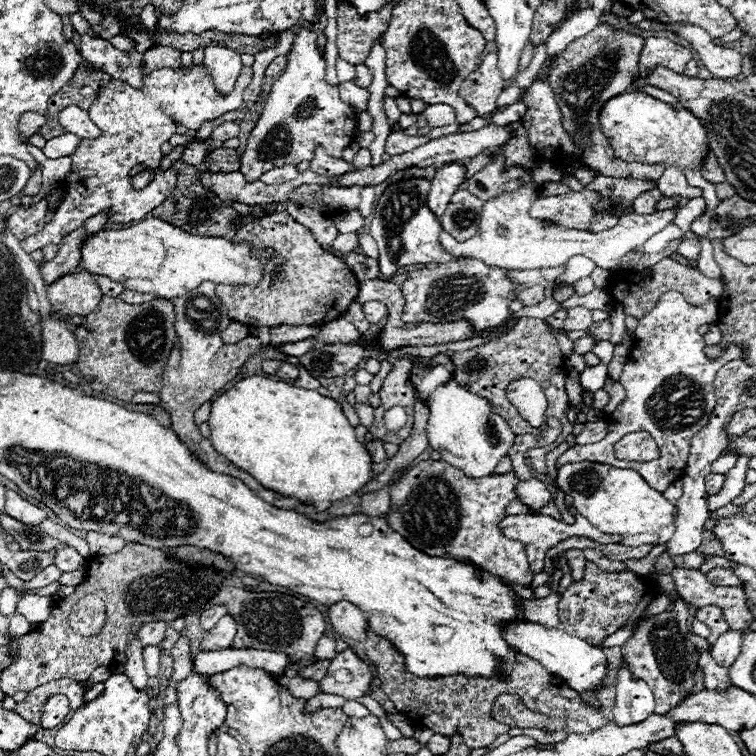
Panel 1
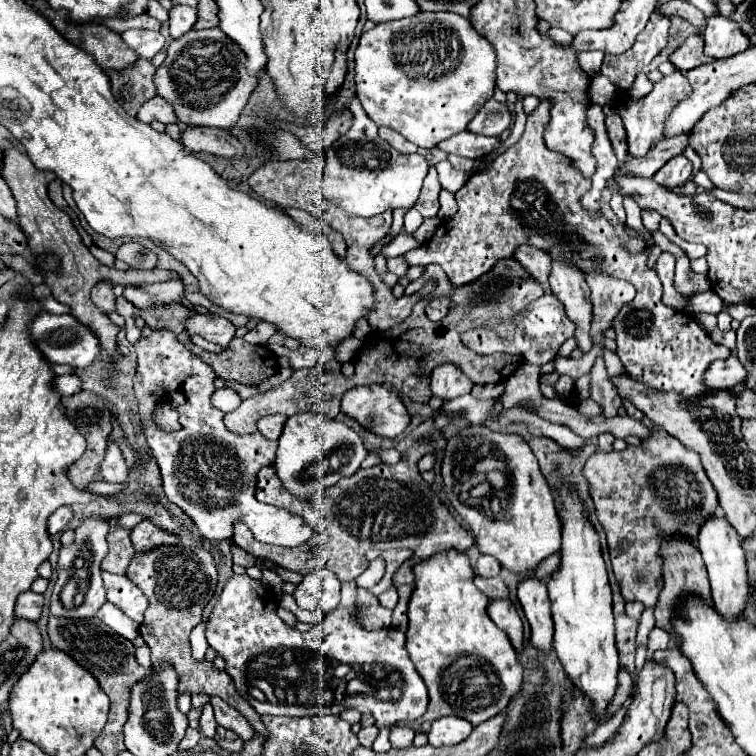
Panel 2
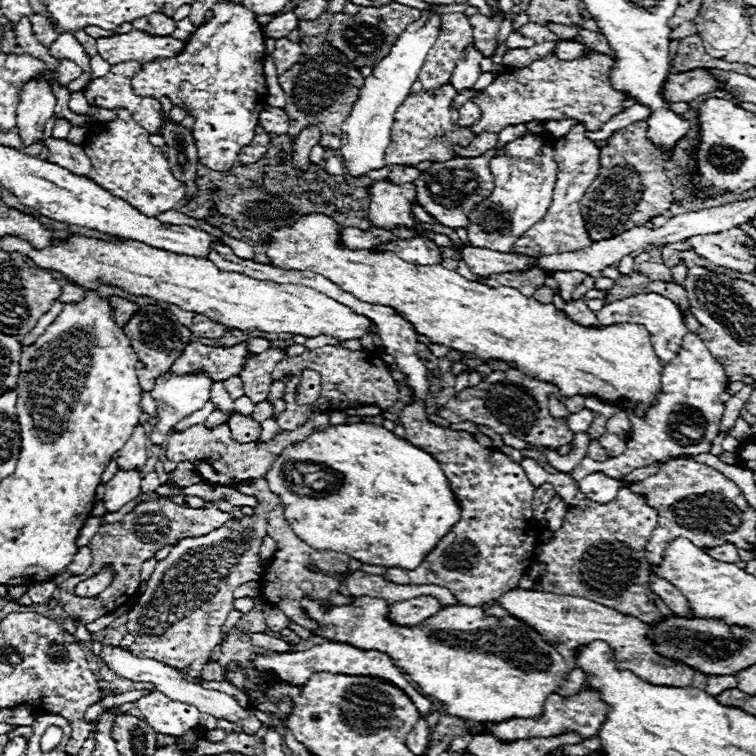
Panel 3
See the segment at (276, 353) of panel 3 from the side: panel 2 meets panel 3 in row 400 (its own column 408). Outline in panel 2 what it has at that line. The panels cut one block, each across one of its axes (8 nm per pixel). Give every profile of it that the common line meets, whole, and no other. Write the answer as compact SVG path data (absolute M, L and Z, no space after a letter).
M540 104L528 116L522 138L480 172L472 172L466 184L456 192L458 212L450 222L442 222L426 246L410 250L404 258L412 266L438 264L450 284L460 288L488 274L498 260L514 258L518 246L530 244L550 254L550 258L578 268L582 274L604 272L628 280L634 284L636 296L620 308L612 322L618 344L616 352L624 370L656 390L678 390L684 396L704 392L704 368L716 358L728 358L730 350L714 344L694 316L662 304L660 280L656 272L646 266L648 248L628 252L604 214L590 218L580 198L588 192L592 182L580 176L564 156L556 156L544 148L542 132L546 124L548 104Z

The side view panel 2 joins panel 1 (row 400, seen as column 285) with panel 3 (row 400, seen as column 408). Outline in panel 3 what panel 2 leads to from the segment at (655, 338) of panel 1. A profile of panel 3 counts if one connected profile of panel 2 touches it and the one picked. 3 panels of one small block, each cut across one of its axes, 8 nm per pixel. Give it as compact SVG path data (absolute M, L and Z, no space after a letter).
M688 332L682 340L676 358L664 366L662 394L658 396L656 404L648 410L644 420L636 416L628 416L632 424L632 440L626 442L628 444L626 452L608 462L599 462L586 456L570 472L572 478L582 480L588 474L604 472L618 480L624 474L642 466L664 464L672 458L680 458L680 456L690 458L690 456L710 452L712 440L720 434L720 420L724 414L724 402L720 402L720 394L726 392L726 388L728 388L728 380L722 366L712 358L712 354L708 352L700 336L696 332Z

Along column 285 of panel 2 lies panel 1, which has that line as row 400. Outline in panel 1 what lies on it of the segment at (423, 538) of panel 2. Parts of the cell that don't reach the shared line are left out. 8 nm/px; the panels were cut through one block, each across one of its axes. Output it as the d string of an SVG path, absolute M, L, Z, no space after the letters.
M520 318L516 328L512 332L508 332L506 336L494 338L482 346L470 348L470 350L454 352L452 354L452 368L454 368L454 380L460 382L462 388L468 388L468 392L476 392L478 396L484 396L492 404L492 410L498 416L504 416L504 420L508 420L514 434L532 432L532 428L528 426L528 422L524 422L520 418L518 410L514 410L512 404L506 400L508 382L528 376L528 378L534 378L544 388L544 394L548 398L548 412L546 414L554 416L562 422L562 434L560 434L560 438L556 438L546 448L528 450L528 458L532 460L532 466L536 472L546 474L546 454L550 450L554 450L558 444L562 444L573 429L573 424L570 424L566 418L566 406L570 402L568 402L568 396L564 392L564 380L566 380L564 356L558 348L556 338L550 334L550 328L546 326L546 322L540 318Z

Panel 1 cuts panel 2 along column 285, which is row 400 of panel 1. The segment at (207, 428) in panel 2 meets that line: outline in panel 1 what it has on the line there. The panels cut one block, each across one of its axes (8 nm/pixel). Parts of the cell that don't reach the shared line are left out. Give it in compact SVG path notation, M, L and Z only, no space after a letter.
M518 378L512 380L506 388L508 400L514 404L514 408L532 424L532 428L540 428L546 420L546 396L540 388L540 384L532 378Z

